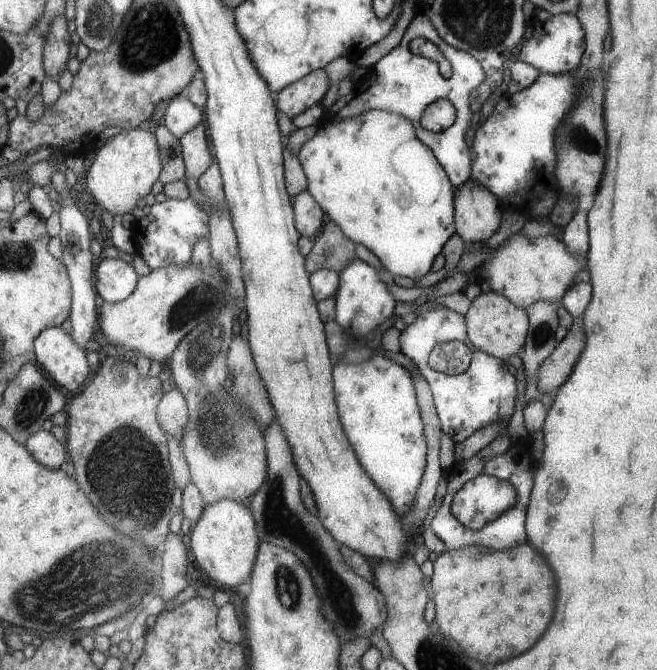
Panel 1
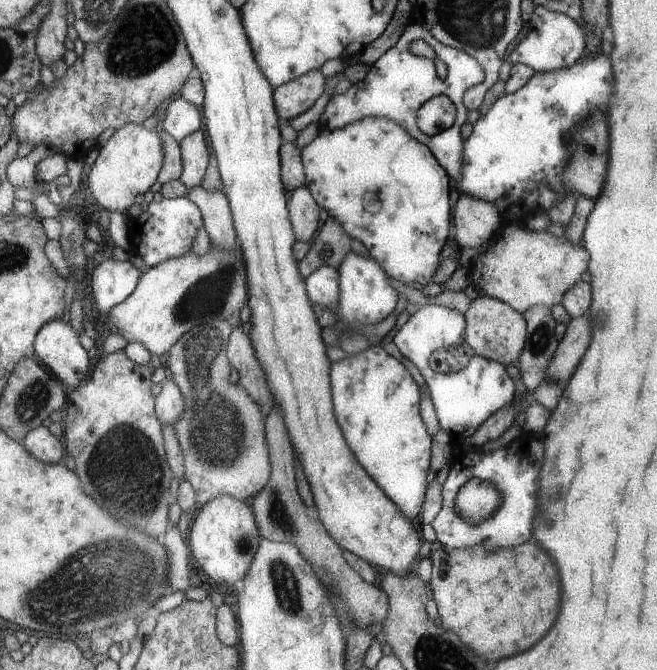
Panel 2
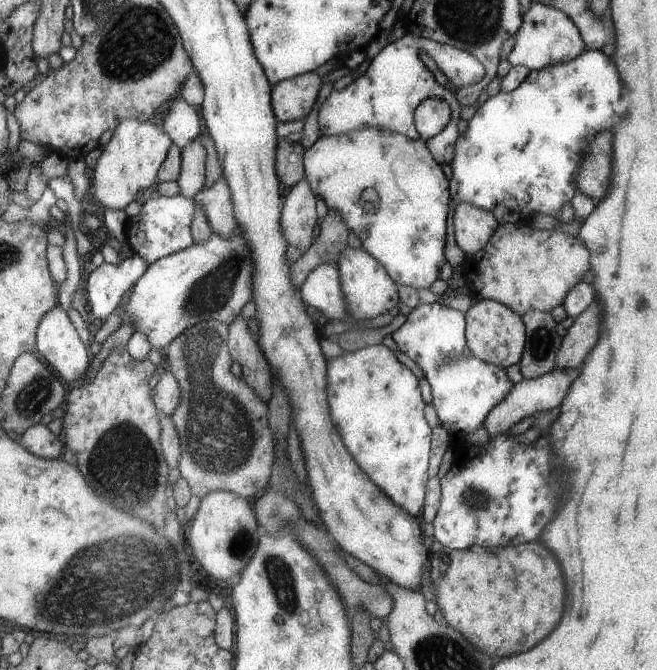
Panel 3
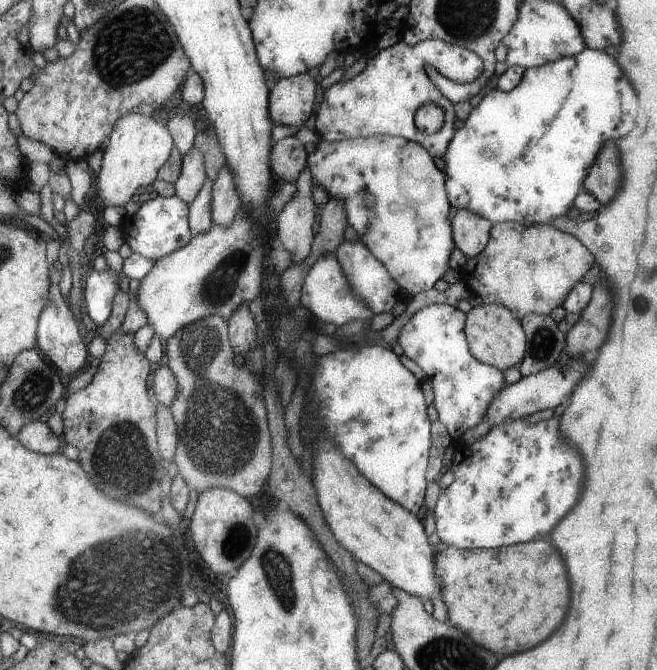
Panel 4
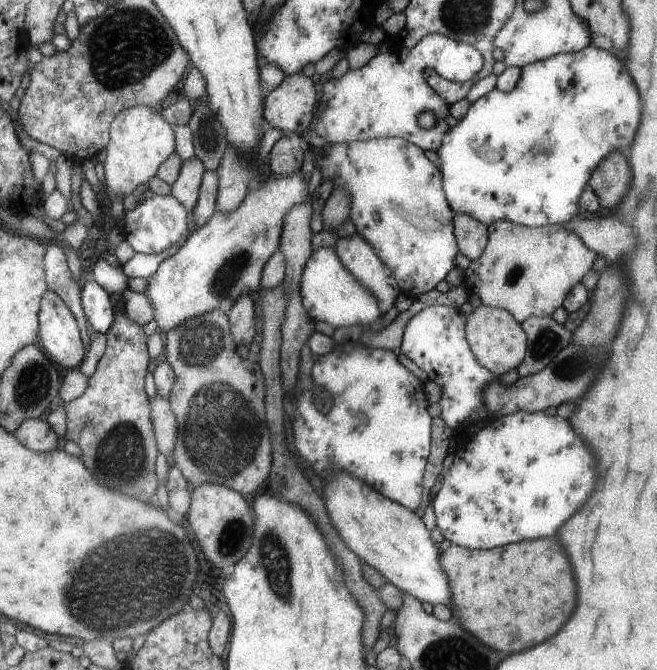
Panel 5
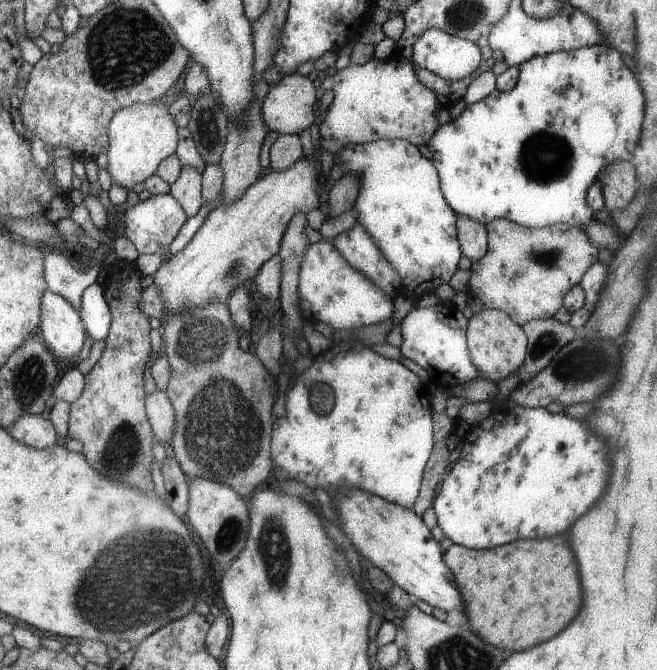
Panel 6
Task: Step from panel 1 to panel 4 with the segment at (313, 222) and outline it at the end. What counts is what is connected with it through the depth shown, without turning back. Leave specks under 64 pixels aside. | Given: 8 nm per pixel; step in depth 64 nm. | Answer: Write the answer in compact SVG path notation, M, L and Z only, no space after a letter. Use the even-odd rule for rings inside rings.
M304 166L294 183L297 187L294 196L286 202L283 209L277 214L276 222L274 223L274 236L276 240L279 240L285 252L291 252L291 263L299 264L299 260L303 260L309 254L313 240L313 230L311 228L313 228L313 222L316 218L316 208L311 197L312 184L310 168Z

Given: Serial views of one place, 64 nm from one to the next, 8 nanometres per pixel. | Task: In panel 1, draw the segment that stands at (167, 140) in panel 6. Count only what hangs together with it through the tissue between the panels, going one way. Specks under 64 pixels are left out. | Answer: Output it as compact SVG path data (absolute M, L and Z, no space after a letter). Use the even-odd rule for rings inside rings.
M136 127L111 137L95 153L96 158L86 174L89 194L112 216L127 217L127 212L135 206L135 202L151 190L153 182L160 176L162 160L157 140L151 132L143 132Z

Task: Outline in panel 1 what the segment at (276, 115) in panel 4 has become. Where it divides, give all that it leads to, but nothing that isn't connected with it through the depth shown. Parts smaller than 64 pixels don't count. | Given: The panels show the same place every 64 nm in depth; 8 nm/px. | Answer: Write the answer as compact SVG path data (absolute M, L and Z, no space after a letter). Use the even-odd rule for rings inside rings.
M323 69L311 70L305 77L279 90L275 105L278 112L293 119L317 104L327 90L327 76Z

